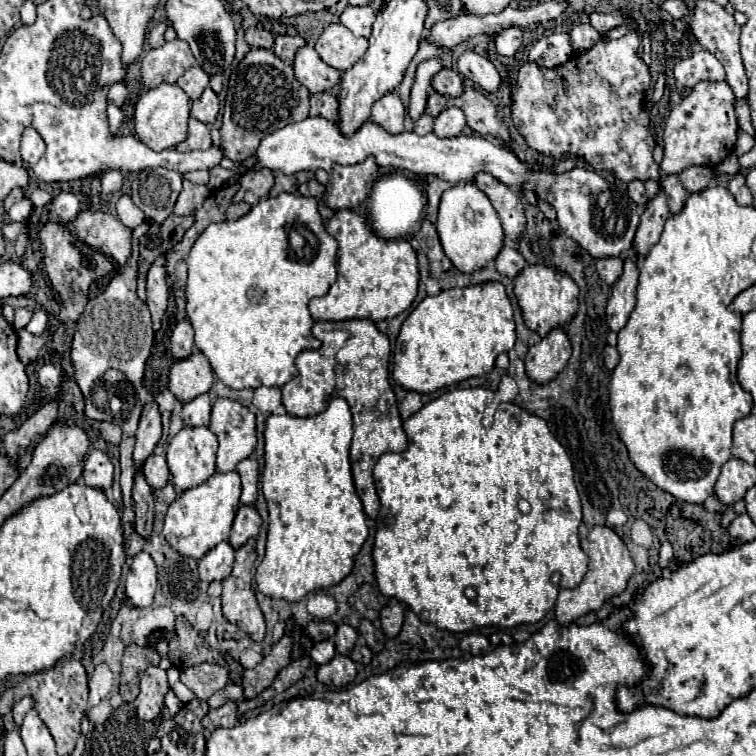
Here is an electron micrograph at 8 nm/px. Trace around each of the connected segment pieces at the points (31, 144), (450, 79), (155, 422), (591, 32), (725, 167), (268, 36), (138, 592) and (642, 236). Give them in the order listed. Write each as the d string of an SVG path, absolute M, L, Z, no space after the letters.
M25 128L23 138L21 138L21 156L25 160L25 164L35 166L39 162L39 158L45 152L45 142L39 136L39 132L35 128Z
M443 68L439 70L433 80L431 80L431 86L443 94L443 96L459 96L459 92L463 90L463 82L461 82L461 76L451 70L451 68Z
M151 400L145 404L137 428L137 444L133 452L135 468L141 466L149 454L153 454L153 448L159 442L159 438L161 438L161 412L157 408L157 402Z
M579 24L575 28L571 28L571 44L575 52L583 52L587 48L591 48L591 44L595 44L601 34L591 26L591 24Z
M731 154L727 156L727 160L723 160L719 166L717 166L717 172L723 172L723 174L729 174L733 176L735 172L739 172L739 164L737 164L737 154Z
M261 24L247 28L245 40L251 48L271 48L273 46L273 34L269 30L265 30Z
M139 552L133 556L127 578L125 578L125 594L127 598L139 606L151 606L157 590L157 564L147 552Z
M659 192L643 210L641 214L641 224L637 228L635 240L633 240L633 256L641 262L651 248L659 242L659 236L663 232L663 224L667 220L667 216L671 216L669 206L665 202L663 192Z

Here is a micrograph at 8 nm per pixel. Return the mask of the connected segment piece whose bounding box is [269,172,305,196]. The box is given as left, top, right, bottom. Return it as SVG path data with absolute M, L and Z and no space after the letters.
M273 172L273 176L275 176L275 186L273 186L271 192L269 192L271 196L277 196L277 194L281 194L281 192L291 192L291 194L295 194L299 182L305 178L305 176L287 176L287 174L283 174L283 172Z

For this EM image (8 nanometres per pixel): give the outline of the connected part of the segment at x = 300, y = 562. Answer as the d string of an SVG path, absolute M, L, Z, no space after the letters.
M333 398L327 406L327 410L323 410L317 416L307 416L307 418L297 418L291 414L285 416L269 416L267 418L267 428L265 428L265 468L263 468L263 494L269 506L269 536L267 536L267 554L265 560L261 560L261 564L257 566L255 572L255 582L257 582L257 590L263 592L265 596L271 598L285 598L289 602L297 602L301 600L305 594L319 590L319 588L329 588L337 582L341 582L355 564L355 556L361 552L369 530L367 530L367 522L365 522L365 512L363 512L363 504L357 496L355 484L353 484L353 474L351 474L351 464L349 464L349 446L351 446L351 436L353 436L353 416L349 410L347 400L343 398Z

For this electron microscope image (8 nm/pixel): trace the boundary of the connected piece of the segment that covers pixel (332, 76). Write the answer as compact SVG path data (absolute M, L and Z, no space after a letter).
M303 46L297 50L293 70L295 70L295 78L311 94L331 90L341 78L341 72L327 66L311 46Z

